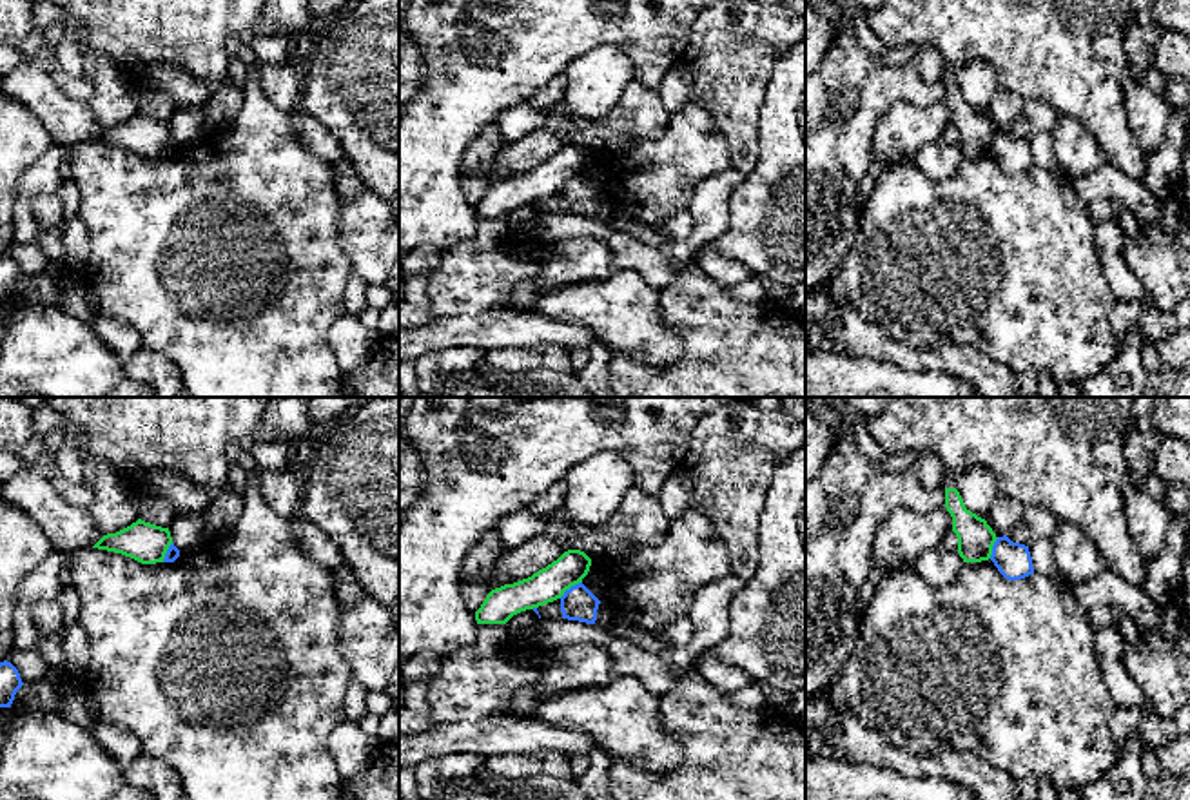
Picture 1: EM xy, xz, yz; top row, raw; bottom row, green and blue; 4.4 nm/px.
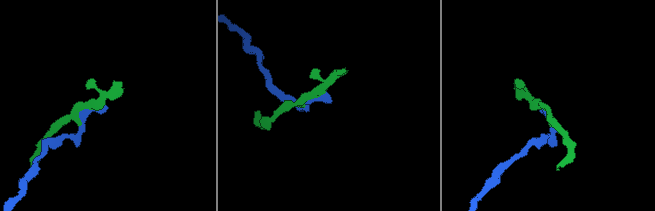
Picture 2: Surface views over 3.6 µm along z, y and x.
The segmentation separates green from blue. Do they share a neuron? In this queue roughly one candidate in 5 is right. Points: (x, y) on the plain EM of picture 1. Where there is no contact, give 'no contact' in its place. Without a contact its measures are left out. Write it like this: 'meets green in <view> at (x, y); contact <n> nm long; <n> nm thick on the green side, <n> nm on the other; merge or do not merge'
meets green in xz at (570, 180); contact 130 nm long; 150 nm thick on the green side, 150 nm on the other; do not merge

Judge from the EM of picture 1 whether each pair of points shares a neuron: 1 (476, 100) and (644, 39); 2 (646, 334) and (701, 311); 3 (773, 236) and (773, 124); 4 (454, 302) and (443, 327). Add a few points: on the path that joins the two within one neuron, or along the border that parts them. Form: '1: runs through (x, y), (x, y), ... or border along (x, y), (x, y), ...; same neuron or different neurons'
1: runs through (517, 60), (546, 31), (603, 31); same neuron
2: border along (657, 292), (681, 341), (668, 367); different neurons
3: runs through (773, 209), (773, 151); same neuron
4: border along (490, 309), (479, 314), (436, 316); different neurons

